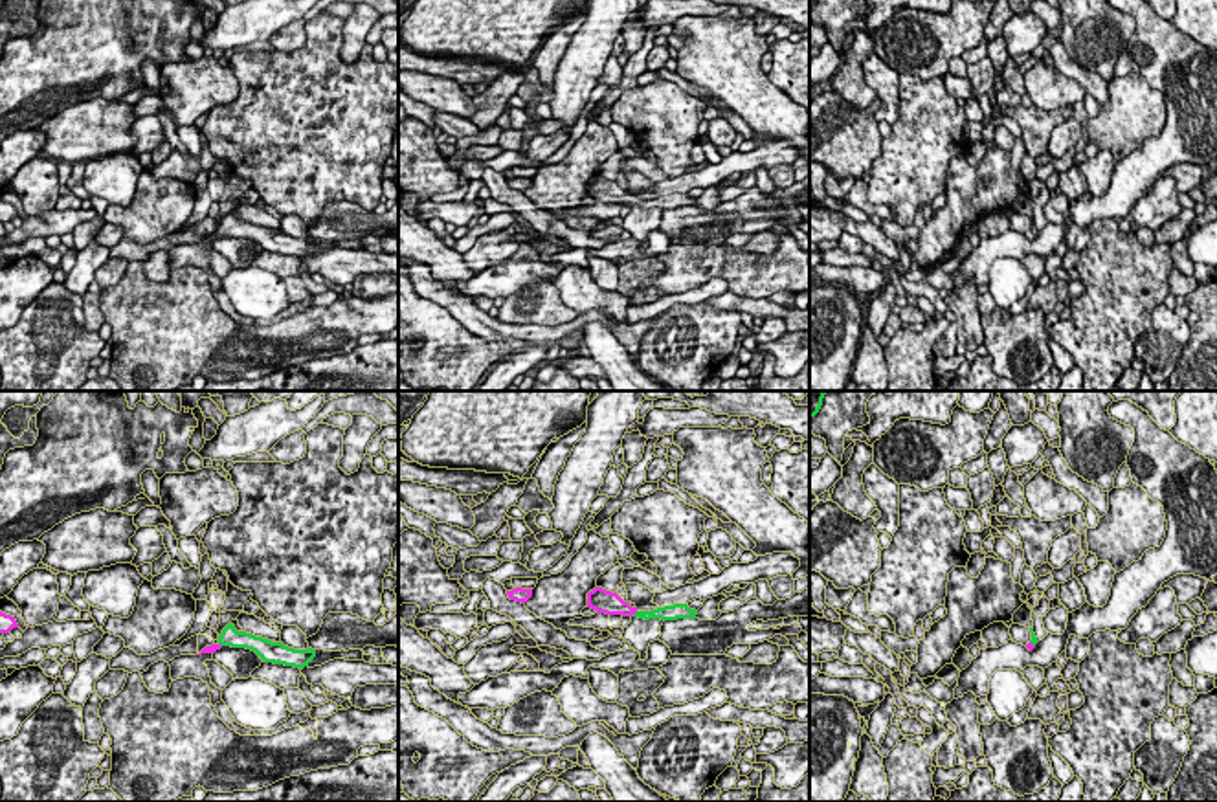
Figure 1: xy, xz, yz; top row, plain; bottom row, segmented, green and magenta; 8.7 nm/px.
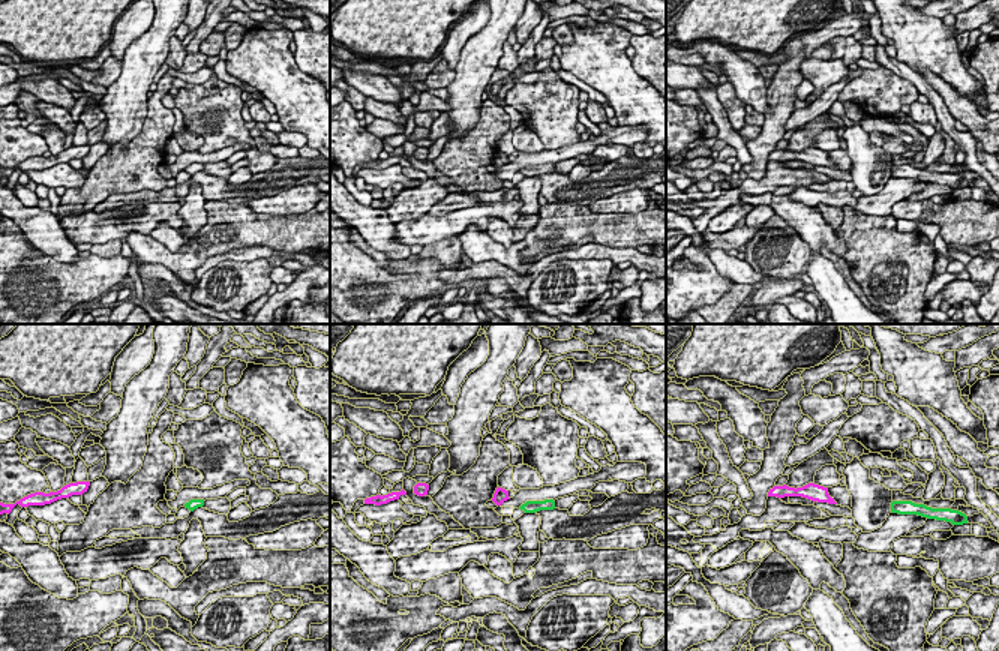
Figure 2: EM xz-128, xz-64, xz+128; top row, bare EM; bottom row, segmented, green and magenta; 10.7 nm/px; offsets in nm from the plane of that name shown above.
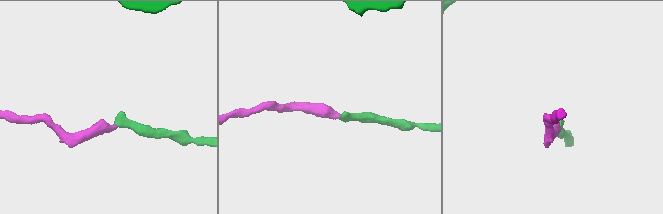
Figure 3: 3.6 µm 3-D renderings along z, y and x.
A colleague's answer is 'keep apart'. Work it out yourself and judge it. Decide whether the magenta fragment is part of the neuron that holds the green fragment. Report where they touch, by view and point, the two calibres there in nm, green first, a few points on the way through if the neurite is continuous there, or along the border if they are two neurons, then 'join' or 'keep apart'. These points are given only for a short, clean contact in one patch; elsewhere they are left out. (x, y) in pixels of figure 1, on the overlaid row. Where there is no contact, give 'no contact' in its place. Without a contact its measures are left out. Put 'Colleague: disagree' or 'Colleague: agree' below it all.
contact xz (636, 613); calibres 120 and 190 nm; way xz (663, 613), (636, 613), (610, 602); join
Colleague: disagree

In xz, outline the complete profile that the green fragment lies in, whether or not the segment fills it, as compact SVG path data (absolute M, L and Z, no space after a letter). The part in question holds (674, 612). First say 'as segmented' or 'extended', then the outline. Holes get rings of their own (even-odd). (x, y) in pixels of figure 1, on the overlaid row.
extended; M595 587L587 593L587 607L597 613L606 615L622 615L622 617L639 617L644 620L661 618L661 620L677 620L677 618L696 618L698 611L690 609L687 604L674 604L657 607L653 611L639 611L624 602L617 593L606 591L602 587Z

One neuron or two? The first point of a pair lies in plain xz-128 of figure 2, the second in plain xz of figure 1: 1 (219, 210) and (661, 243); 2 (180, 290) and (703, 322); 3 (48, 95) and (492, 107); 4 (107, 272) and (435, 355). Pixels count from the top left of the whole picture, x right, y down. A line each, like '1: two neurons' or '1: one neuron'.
1: two neurons
2: two neurons
3: two neurons
4: one neuron

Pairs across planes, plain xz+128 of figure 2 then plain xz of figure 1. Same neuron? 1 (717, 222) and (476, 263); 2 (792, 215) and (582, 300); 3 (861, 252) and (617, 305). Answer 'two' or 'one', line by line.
1: one
2: one
3: two

